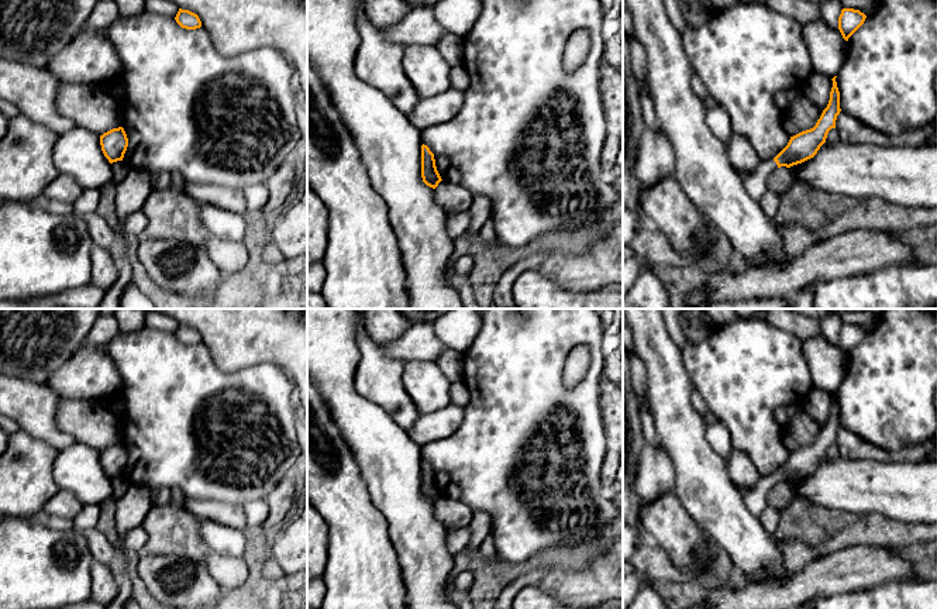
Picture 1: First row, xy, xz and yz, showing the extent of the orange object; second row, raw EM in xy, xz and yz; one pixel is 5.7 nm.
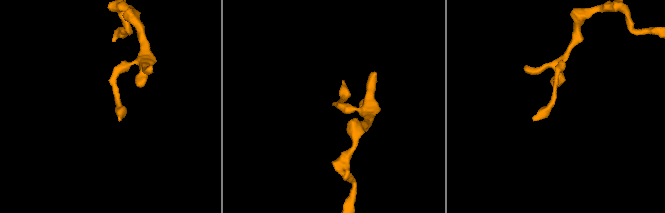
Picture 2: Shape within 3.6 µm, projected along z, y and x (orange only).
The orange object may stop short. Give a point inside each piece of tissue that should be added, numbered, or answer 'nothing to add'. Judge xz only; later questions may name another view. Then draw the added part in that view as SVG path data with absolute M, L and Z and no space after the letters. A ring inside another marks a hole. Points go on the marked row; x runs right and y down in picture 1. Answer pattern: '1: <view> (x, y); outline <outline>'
nothing to add

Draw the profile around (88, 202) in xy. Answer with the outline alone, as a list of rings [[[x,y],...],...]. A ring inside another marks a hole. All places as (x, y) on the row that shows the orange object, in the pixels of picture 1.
[[[85,189],[83,193],[72,203],[73,204],[73,213],[79,216],[85,216],[90,211],[94,211],[100,199],[100,190],[99,189]]]

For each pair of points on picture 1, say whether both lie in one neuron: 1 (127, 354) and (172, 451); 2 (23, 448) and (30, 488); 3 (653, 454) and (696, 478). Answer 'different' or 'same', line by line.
1: same
2: same
3: different

